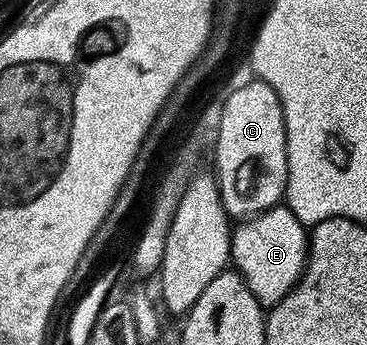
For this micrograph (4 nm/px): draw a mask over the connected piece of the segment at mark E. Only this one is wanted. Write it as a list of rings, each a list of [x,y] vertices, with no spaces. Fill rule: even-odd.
[[[284,203],[249,216],[237,225],[240,226],[231,230],[231,264],[246,283],[250,295],[254,295],[262,307],[274,306],[298,284],[304,273],[304,265],[308,262],[309,230]]]

